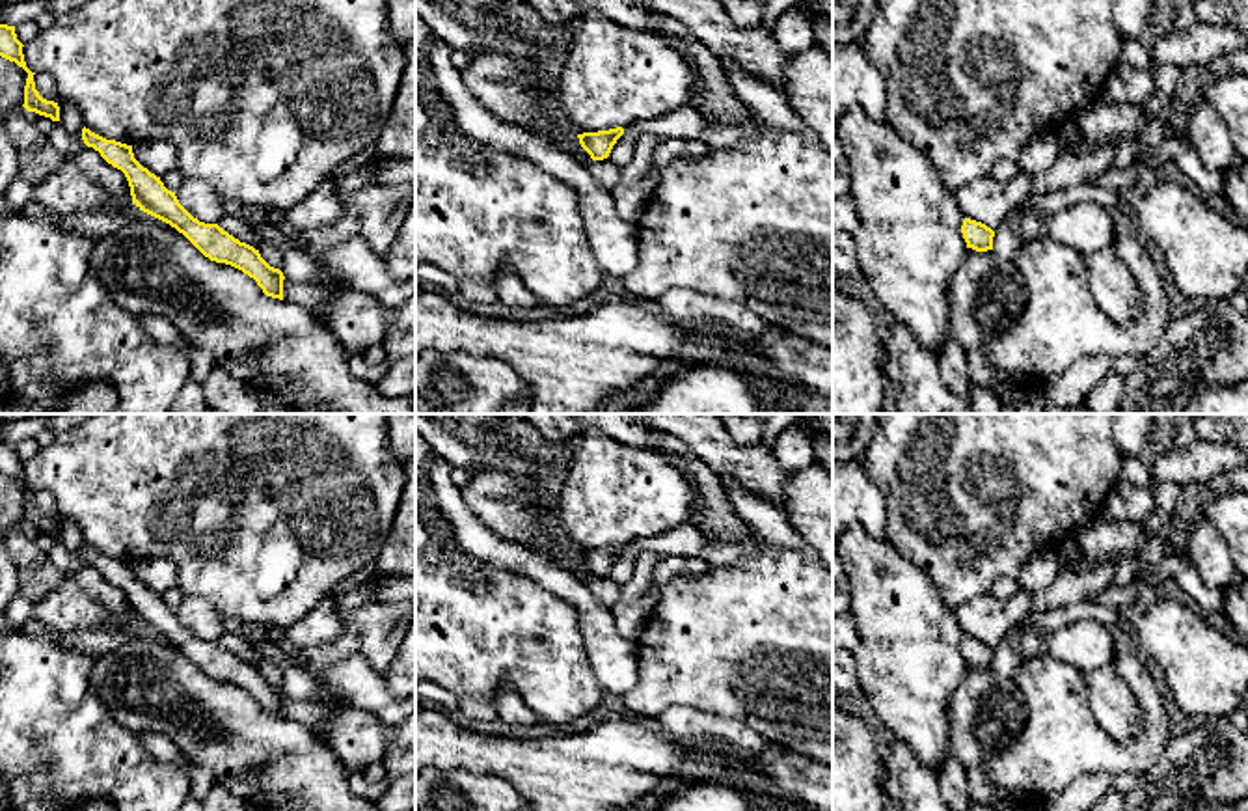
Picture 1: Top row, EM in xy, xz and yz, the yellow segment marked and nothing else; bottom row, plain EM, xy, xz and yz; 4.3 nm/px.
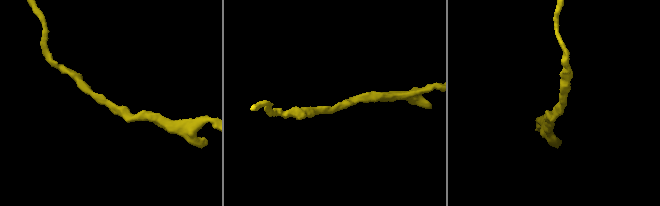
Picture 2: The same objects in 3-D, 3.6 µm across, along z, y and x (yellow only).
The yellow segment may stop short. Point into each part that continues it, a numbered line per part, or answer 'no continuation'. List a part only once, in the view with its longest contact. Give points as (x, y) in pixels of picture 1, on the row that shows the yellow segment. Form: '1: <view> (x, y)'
no continuation

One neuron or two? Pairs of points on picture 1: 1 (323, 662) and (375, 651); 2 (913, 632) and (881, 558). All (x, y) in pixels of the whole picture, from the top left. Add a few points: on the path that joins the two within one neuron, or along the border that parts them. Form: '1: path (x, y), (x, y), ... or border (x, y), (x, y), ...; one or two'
1: path (336, 649), (341, 646), (362, 646); one
2: path (900, 614), (889, 599), (889, 577); one

